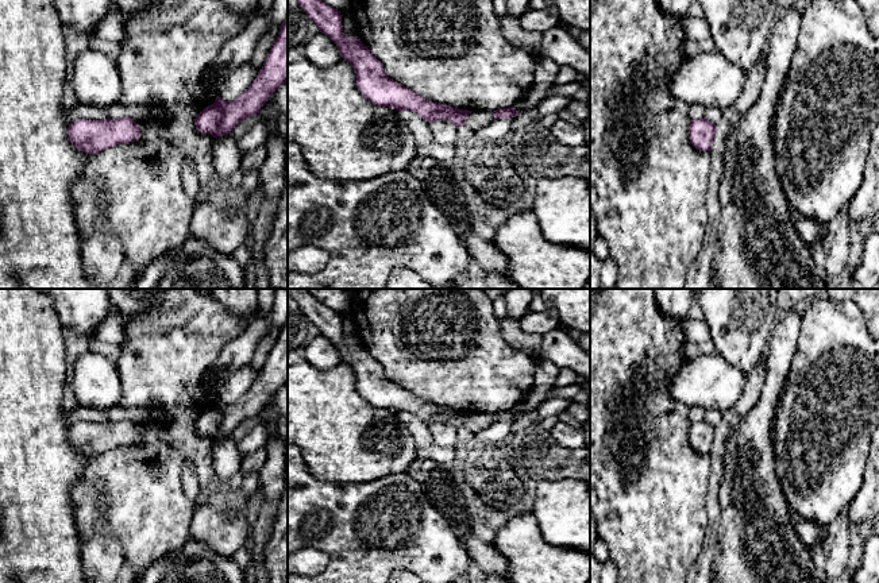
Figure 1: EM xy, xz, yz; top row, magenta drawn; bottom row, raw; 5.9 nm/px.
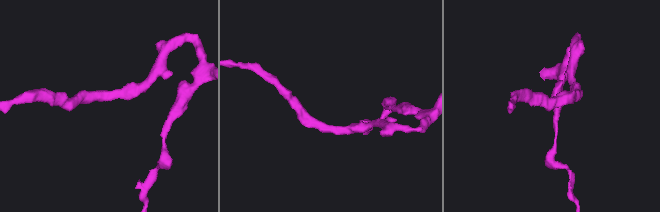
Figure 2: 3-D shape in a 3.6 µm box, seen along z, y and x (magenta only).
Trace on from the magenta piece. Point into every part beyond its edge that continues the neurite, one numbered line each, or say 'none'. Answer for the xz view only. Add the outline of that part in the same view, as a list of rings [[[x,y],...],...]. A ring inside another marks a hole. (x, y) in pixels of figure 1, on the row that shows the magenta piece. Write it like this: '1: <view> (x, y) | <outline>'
none

